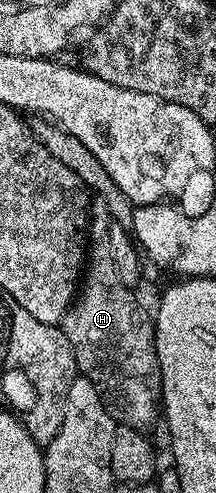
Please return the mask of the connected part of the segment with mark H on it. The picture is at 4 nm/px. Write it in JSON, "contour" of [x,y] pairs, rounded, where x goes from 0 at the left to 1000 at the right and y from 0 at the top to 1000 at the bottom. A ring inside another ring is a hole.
{"contour":[[[449,412],[421,424],[421,481],[468,489],[417,503],[403,513],[403,535],[333,619],[273,653],[273,665],[310,680],[338,700],[338,718],[361,759],[398,765],[449,785],[495,834],[546,862],[611,870],[690,874],[708,852],[731,852],[745,811],[745,738],[727,726],[727,708],[708,700],[708,651],[653,637],[653,619],[616,604],[620,588],[551,566],[551,550],[514,525],[505,491],[491,487],[514,471],[514,442],[481,416]]]}

